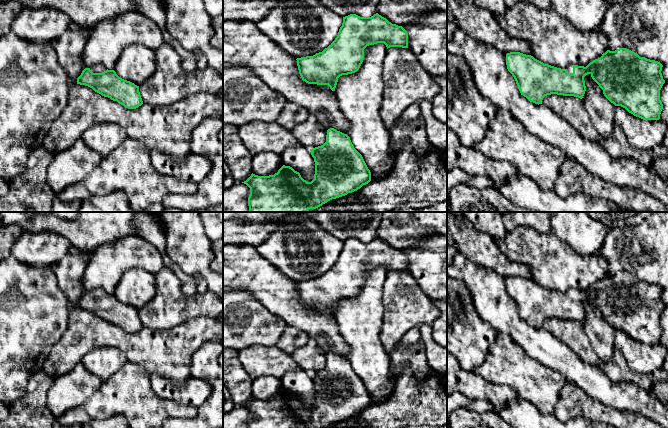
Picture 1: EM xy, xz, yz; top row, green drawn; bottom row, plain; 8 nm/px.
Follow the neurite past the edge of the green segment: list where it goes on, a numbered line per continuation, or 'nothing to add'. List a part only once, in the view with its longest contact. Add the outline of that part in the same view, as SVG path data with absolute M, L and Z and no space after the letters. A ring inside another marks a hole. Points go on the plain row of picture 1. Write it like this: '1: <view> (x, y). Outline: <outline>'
1: xy (97, 292). Outline: M95 289L95 290L91 291L90 294L93 297L102 297L102 296L106 295L107 293L102 289Z

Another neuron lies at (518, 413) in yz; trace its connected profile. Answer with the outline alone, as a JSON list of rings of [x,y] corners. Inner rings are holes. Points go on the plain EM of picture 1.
[[[525,400],[510,401],[496,413],[514,428],[612,428],[583,417],[560,421],[554,414],[545,415]]]

